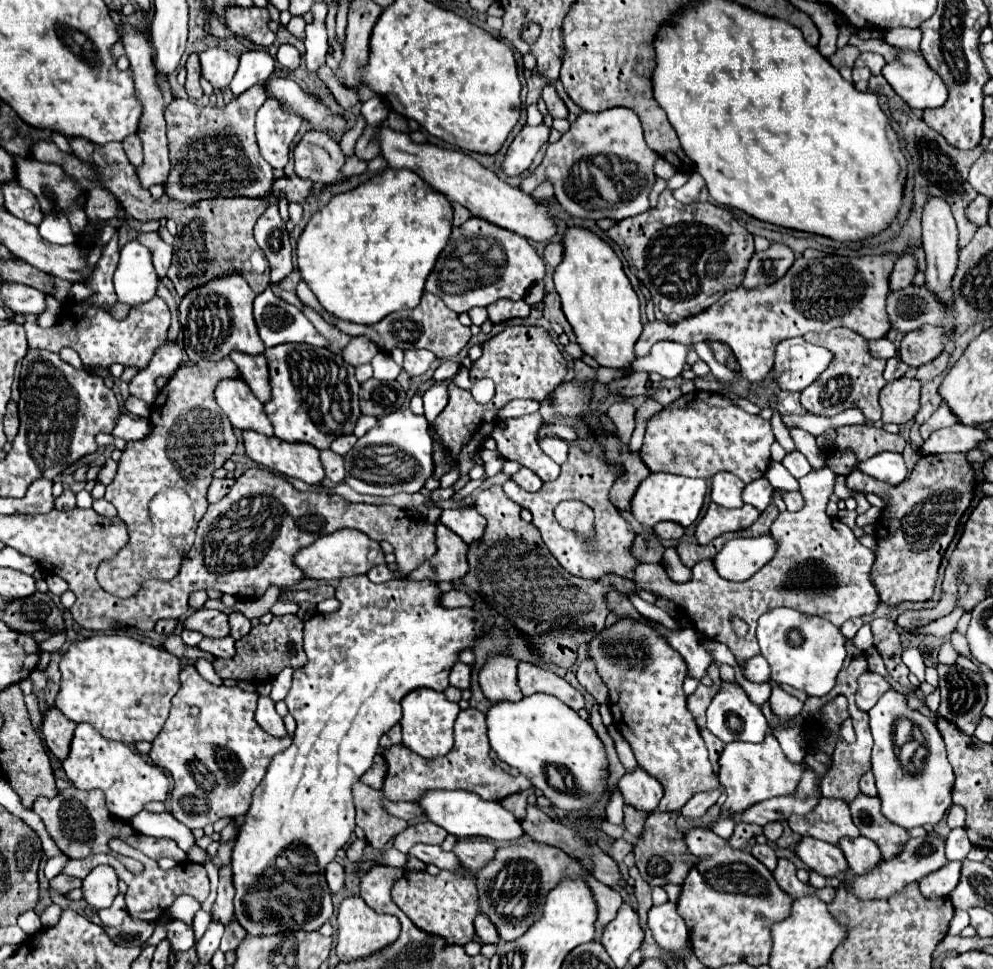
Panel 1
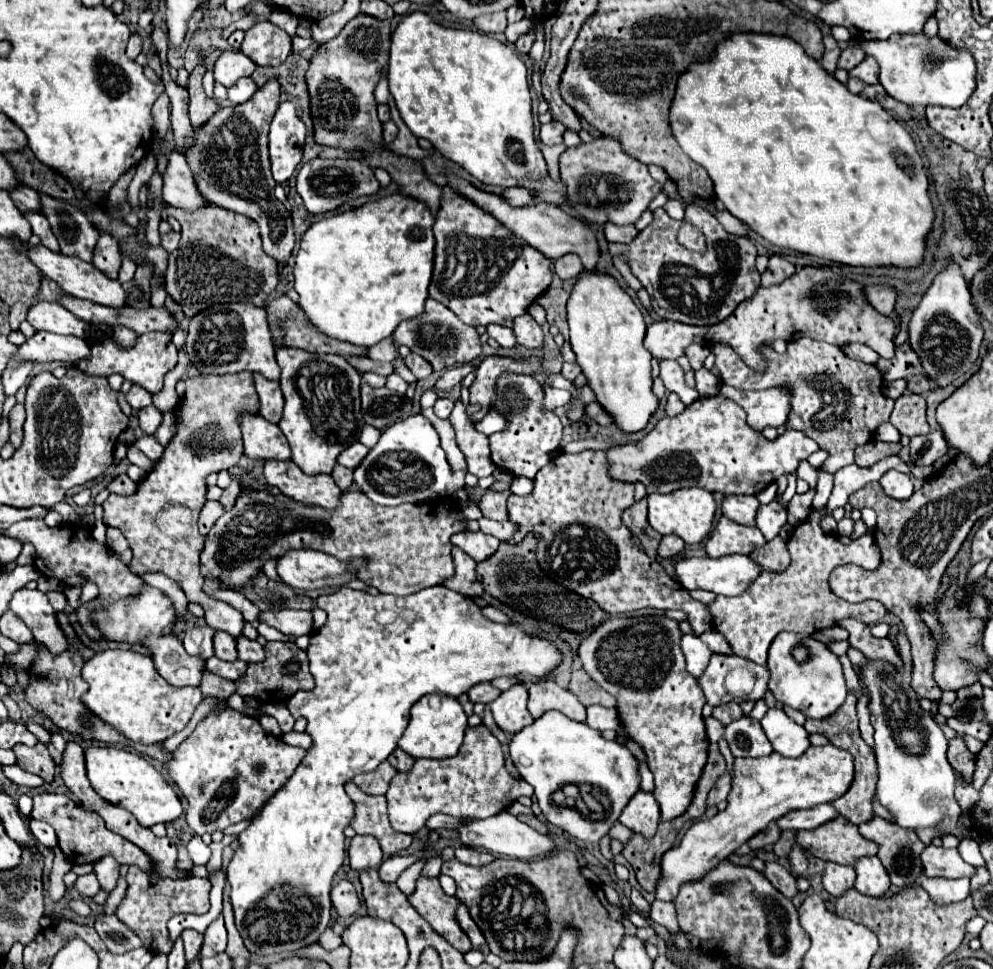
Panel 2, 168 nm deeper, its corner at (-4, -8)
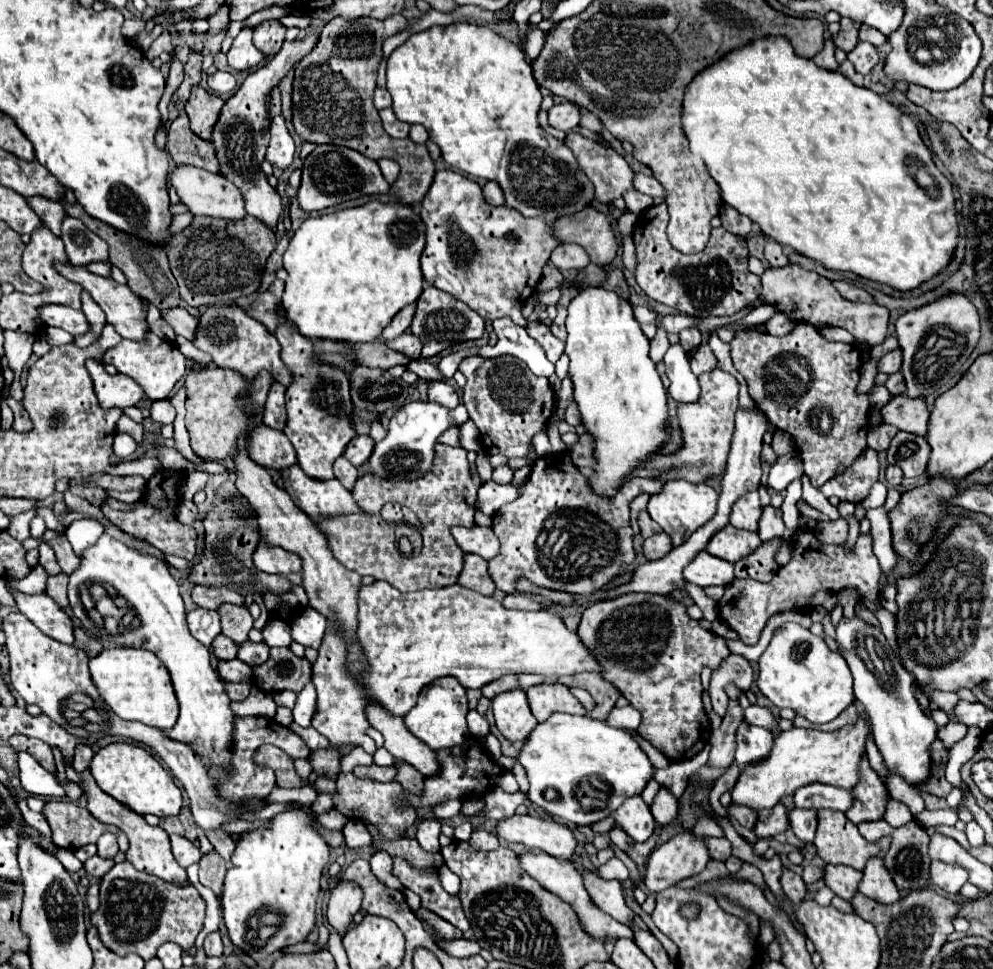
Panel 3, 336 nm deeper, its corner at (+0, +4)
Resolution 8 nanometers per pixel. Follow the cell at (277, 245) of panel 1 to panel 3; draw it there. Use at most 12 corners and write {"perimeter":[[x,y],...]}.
{"perimeter":[[285,42],[225,100],[209,140],[221,176],[269,228],[283,206],[261,162],[267,94],[313,50]]}

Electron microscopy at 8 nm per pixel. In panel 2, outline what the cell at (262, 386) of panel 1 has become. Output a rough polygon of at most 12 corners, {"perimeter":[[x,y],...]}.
{"perimeter":[[255,374],[259,414],[279,424],[283,394],[279,382]]}

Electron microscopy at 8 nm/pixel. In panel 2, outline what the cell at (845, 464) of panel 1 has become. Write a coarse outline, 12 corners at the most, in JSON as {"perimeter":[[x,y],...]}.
{"perimeter":[[799,338],[749,368],[729,344],[715,366],[739,390],[787,388],[787,430],[853,464],[893,400],[873,364]]}

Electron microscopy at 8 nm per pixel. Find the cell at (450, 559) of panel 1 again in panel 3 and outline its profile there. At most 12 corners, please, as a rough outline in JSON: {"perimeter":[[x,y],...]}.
{"perimeter":[[465,554],[457,582],[483,596],[495,592],[487,560]]}

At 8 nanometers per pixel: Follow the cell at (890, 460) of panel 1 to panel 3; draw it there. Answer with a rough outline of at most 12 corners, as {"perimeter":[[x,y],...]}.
{"perimeter":[[891,464],[885,470],[889,486],[901,484],[903,472],[899,466]]}

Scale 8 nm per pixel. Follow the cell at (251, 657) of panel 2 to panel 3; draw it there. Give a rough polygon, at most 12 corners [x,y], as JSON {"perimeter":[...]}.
{"perimeter":[[243,642],[237,658],[249,666],[269,658],[265,642]]}

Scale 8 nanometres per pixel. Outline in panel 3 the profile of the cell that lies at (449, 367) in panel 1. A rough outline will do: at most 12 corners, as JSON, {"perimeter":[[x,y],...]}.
{"perimeter":[[467,356],[485,452],[527,458],[555,398],[513,356]]}

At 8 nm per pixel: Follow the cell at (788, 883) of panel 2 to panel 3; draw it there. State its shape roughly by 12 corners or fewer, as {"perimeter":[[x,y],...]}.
{"perimeter":[[783,868],[779,880],[793,902],[805,898],[801,874]]}

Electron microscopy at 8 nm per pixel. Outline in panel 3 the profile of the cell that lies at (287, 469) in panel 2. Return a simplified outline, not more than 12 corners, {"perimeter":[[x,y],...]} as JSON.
{"perimeter":[[281,470],[287,494],[311,518],[359,512],[337,478]]}

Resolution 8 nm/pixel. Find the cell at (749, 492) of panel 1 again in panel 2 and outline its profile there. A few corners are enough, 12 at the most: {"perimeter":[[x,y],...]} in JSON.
{"perimeter":[[777,502],[761,506],[757,528],[767,542],[779,534],[787,512]]}

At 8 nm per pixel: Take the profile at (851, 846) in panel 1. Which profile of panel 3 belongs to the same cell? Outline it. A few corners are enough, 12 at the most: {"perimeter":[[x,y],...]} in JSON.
{"perimeter":[[869,858],[859,892],[881,904],[901,898],[881,858]]}

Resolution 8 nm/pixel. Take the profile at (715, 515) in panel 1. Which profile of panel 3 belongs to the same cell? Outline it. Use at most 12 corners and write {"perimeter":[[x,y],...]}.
{"perimeter":[[729,524],[713,534],[705,550],[737,562],[751,554],[761,538],[757,532]]}

